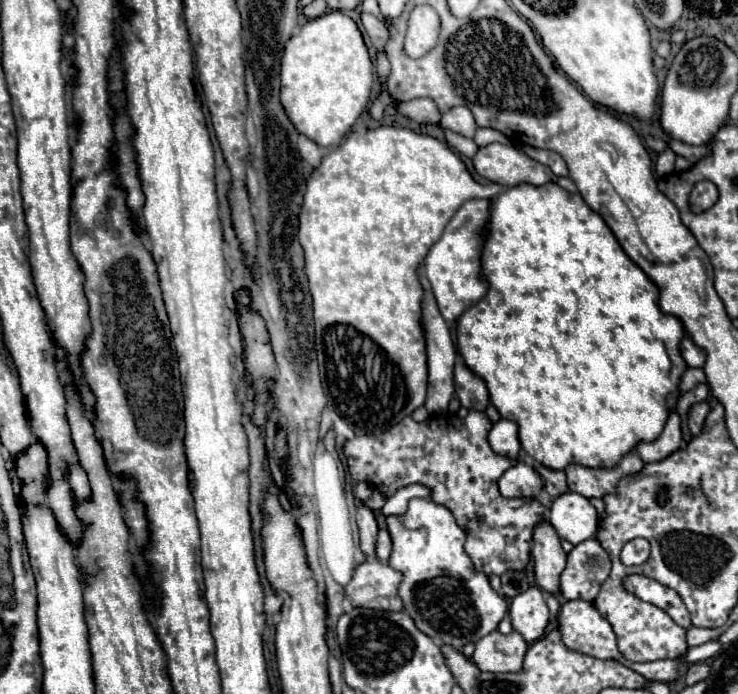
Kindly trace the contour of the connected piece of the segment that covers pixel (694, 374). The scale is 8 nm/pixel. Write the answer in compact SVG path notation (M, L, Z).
M686 369L686 373L682 375L682 381L678 385L678 393L684 395L690 389L694 389L698 383L706 383L706 375L702 369Z

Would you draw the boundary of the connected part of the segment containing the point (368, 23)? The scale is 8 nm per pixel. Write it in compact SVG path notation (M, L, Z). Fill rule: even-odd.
M362 13L360 19L362 19L364 29L368 31L368 37L370 37L372 45L374 45L378 51L384 51L384 43L388 41L388 29L386 29L386 25L384 25L378 17L374 17L374 15L370 15L370 13Z

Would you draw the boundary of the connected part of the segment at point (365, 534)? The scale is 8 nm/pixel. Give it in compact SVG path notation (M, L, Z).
M364 505L358 507L356 523L358 523L358 531L360 531L360 549L366 557L374 559L376 557L376 533L378 533L374 513Z

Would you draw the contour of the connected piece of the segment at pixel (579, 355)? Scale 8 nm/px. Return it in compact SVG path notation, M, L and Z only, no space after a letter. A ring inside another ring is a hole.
M520 183L490 199L490 217L486 223L480 263L480 275L488 283L488 295L464 311L464 315L458 319L458 351L468 369L484 379L490 393L490 403L498 409L498 413L518 425L520 443L534 461L552 469L564 469L568 463L578 463L584 467L616 467L620 455L624 455L624 451L632 451L640 439L656 439L656 435L660 435L660 427L664 427L664 419L668 417L668 407L672 407L676 401L676 383L686 369L680 357L674 361L674 355L668 353L668 349L676 349L676 355L680 355L678 345L684 337L684 327L676 317L660 311L658 287L634 261L630 261L604 219L594 213L578 193L568 193L554 183L540 187Z

